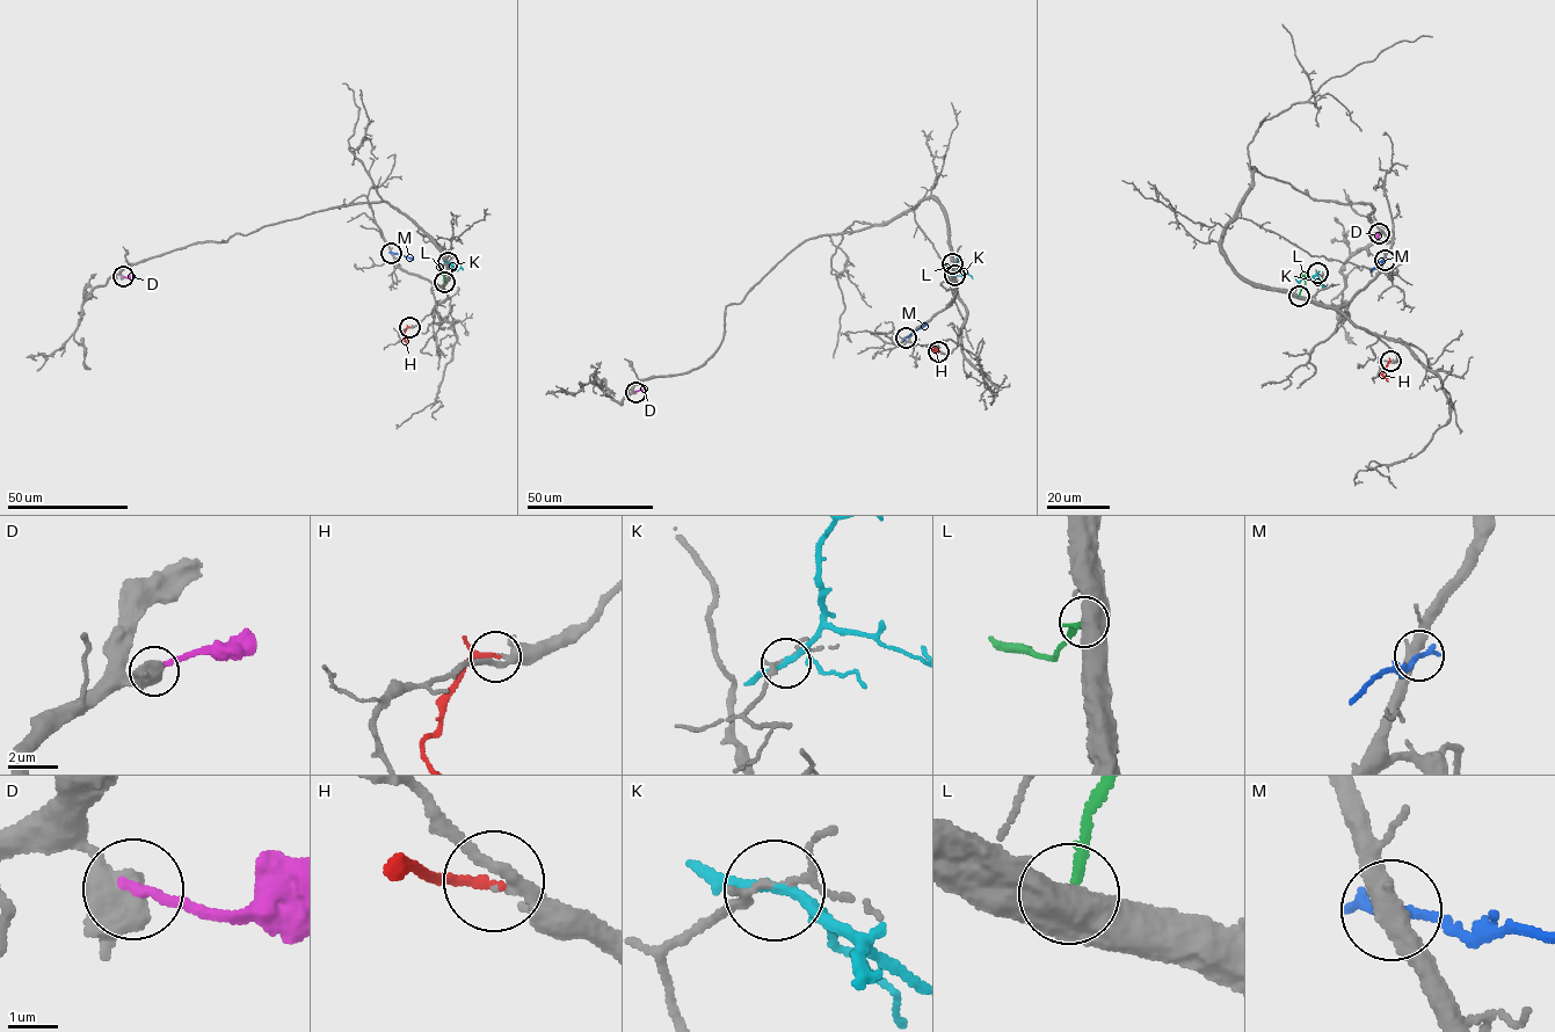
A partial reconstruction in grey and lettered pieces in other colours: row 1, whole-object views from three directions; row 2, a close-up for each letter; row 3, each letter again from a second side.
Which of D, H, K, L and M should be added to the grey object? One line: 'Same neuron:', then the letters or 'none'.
Same neuron: H

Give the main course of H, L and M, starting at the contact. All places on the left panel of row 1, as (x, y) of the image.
H: (409, 327), (402, 335), (407, 342)
L: (444, 282), (436, 267)
M: (391, 253), (413, 260)

